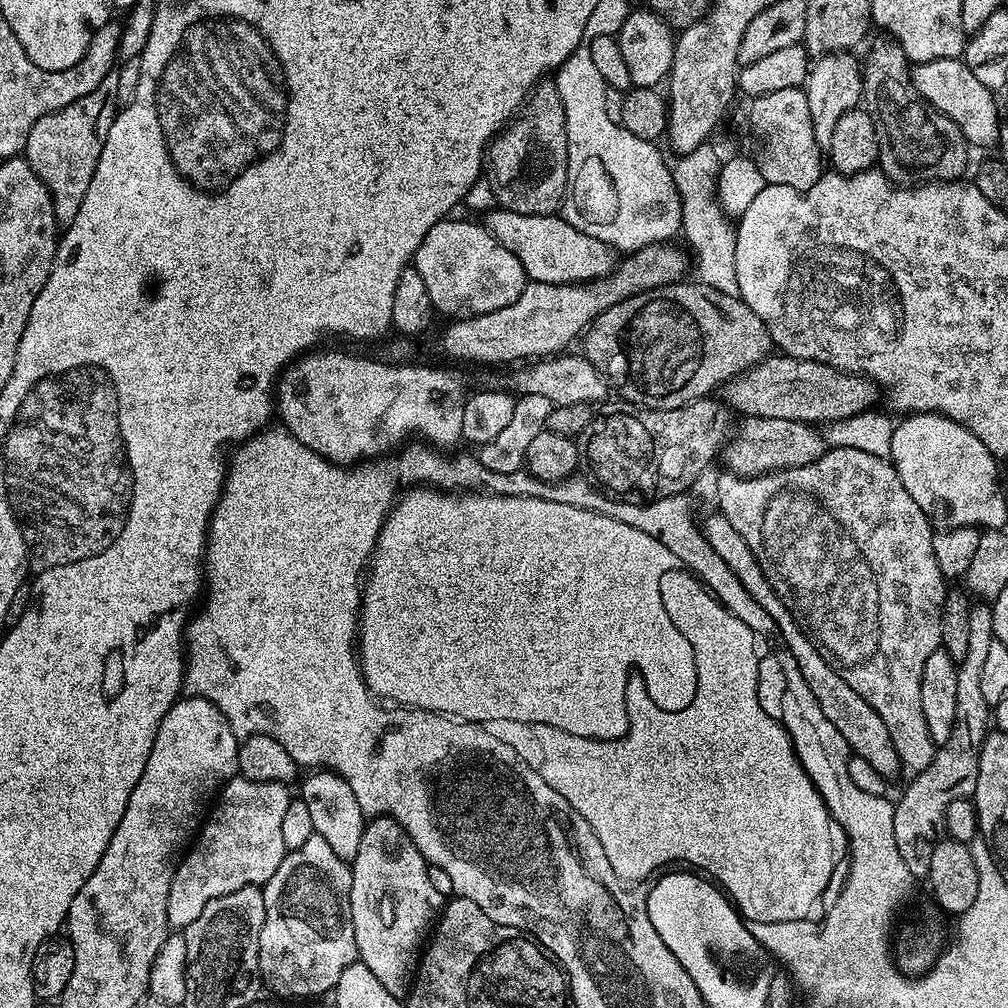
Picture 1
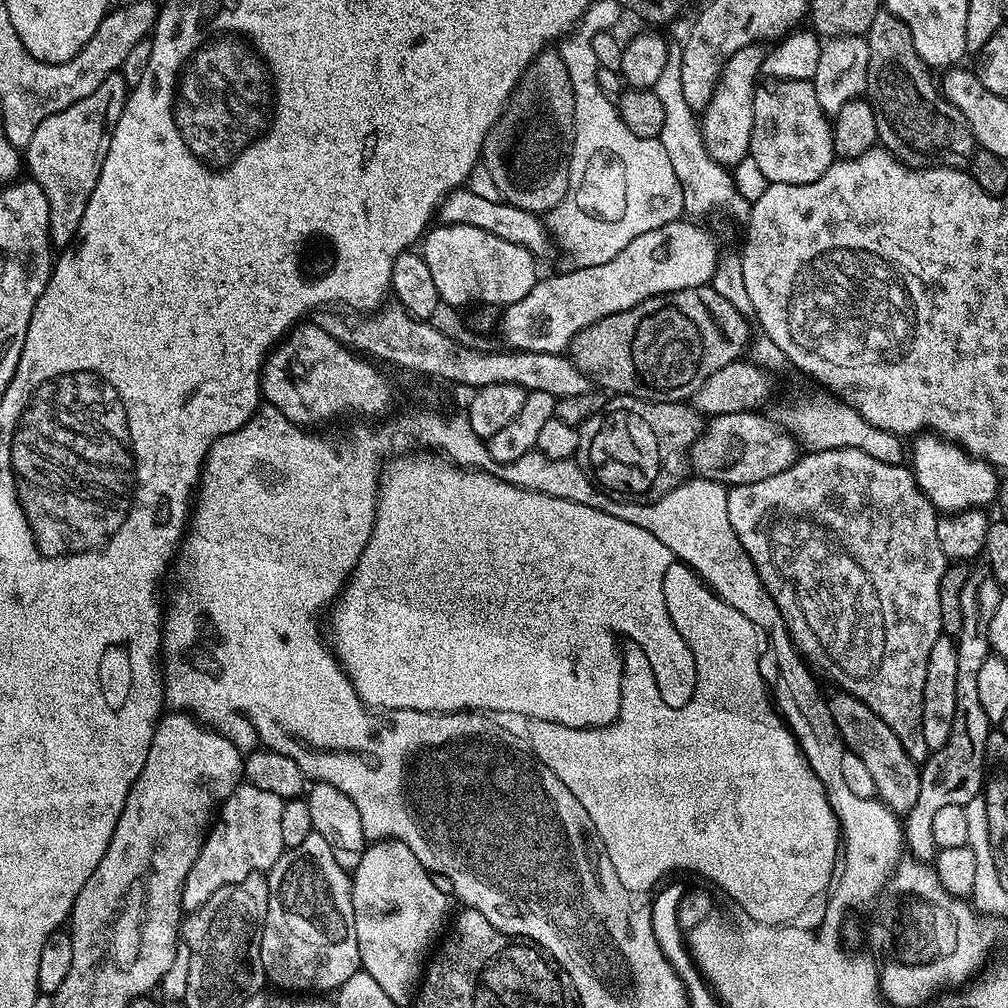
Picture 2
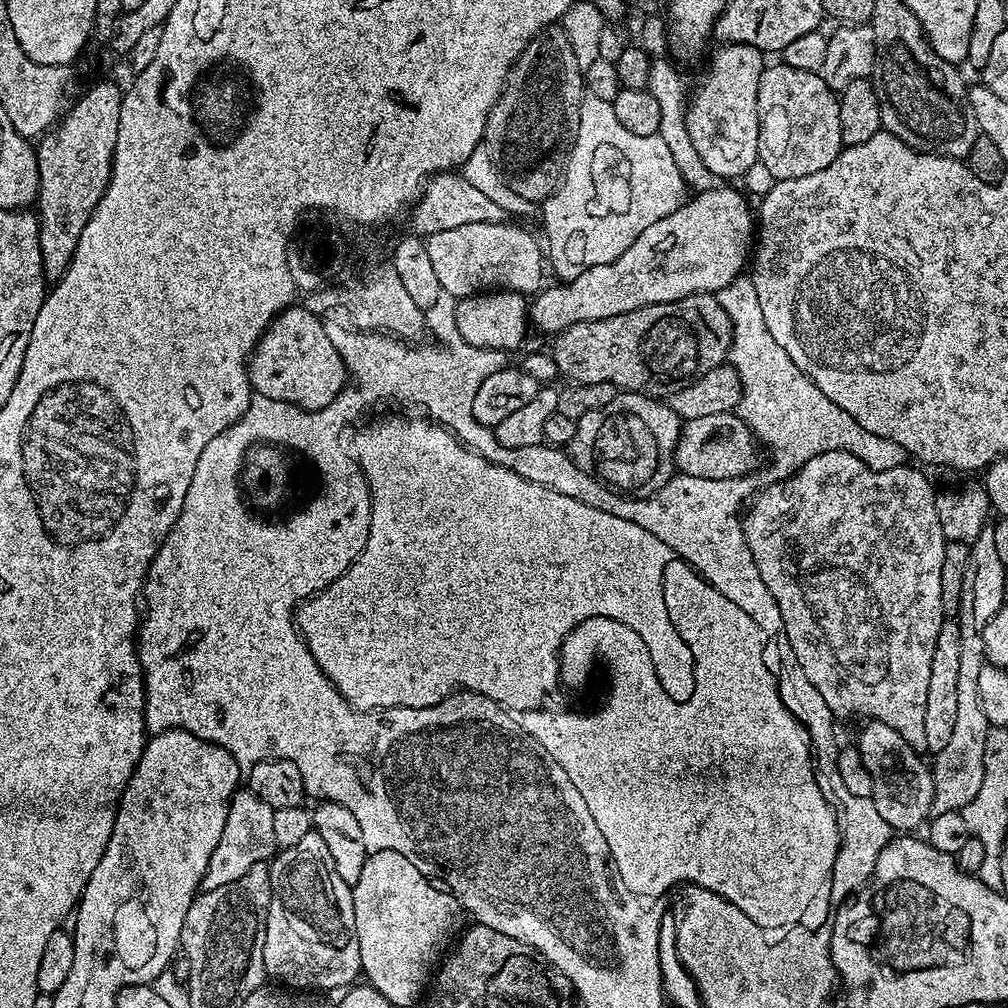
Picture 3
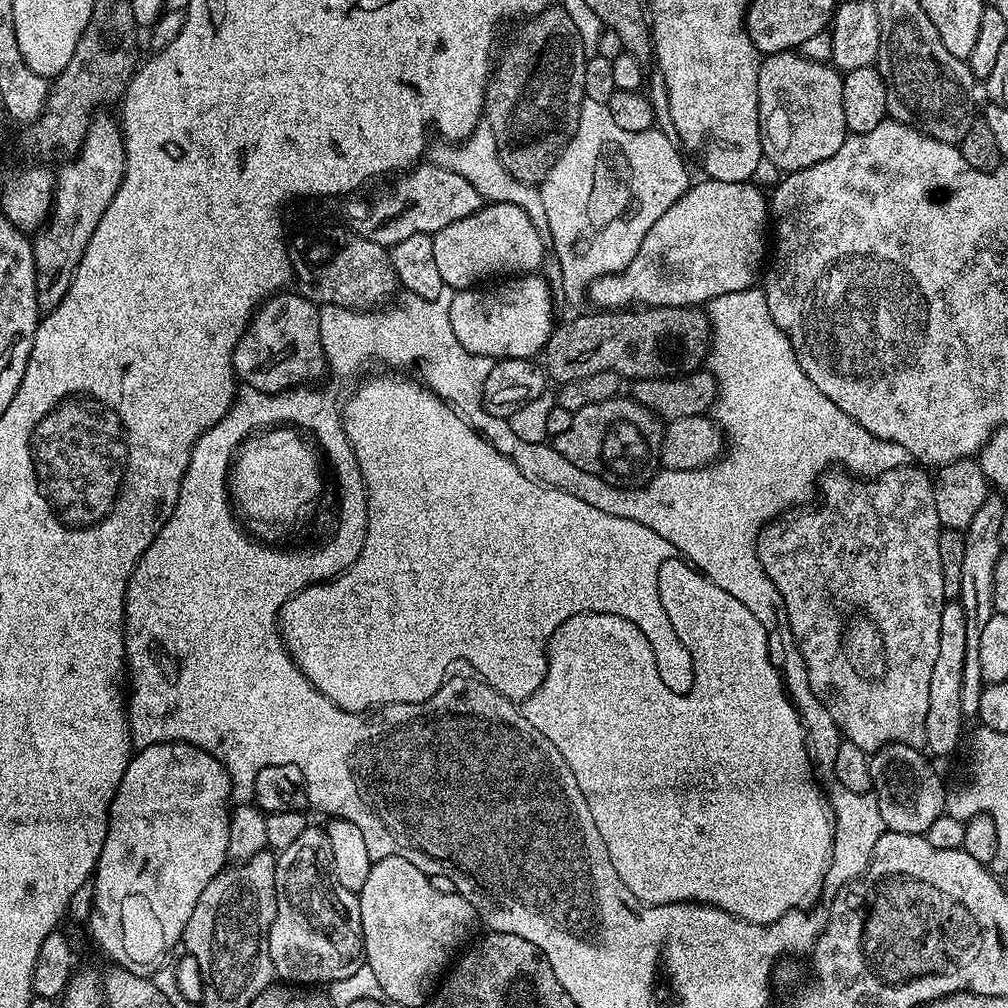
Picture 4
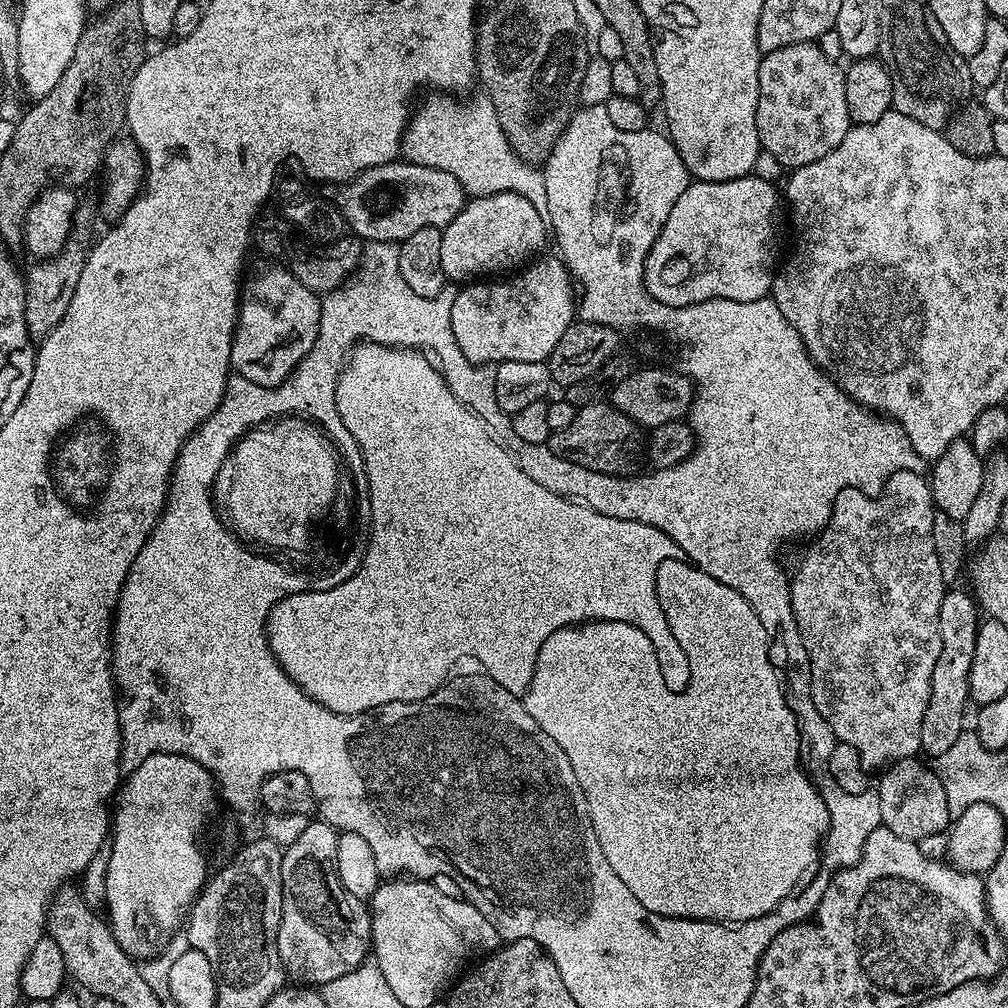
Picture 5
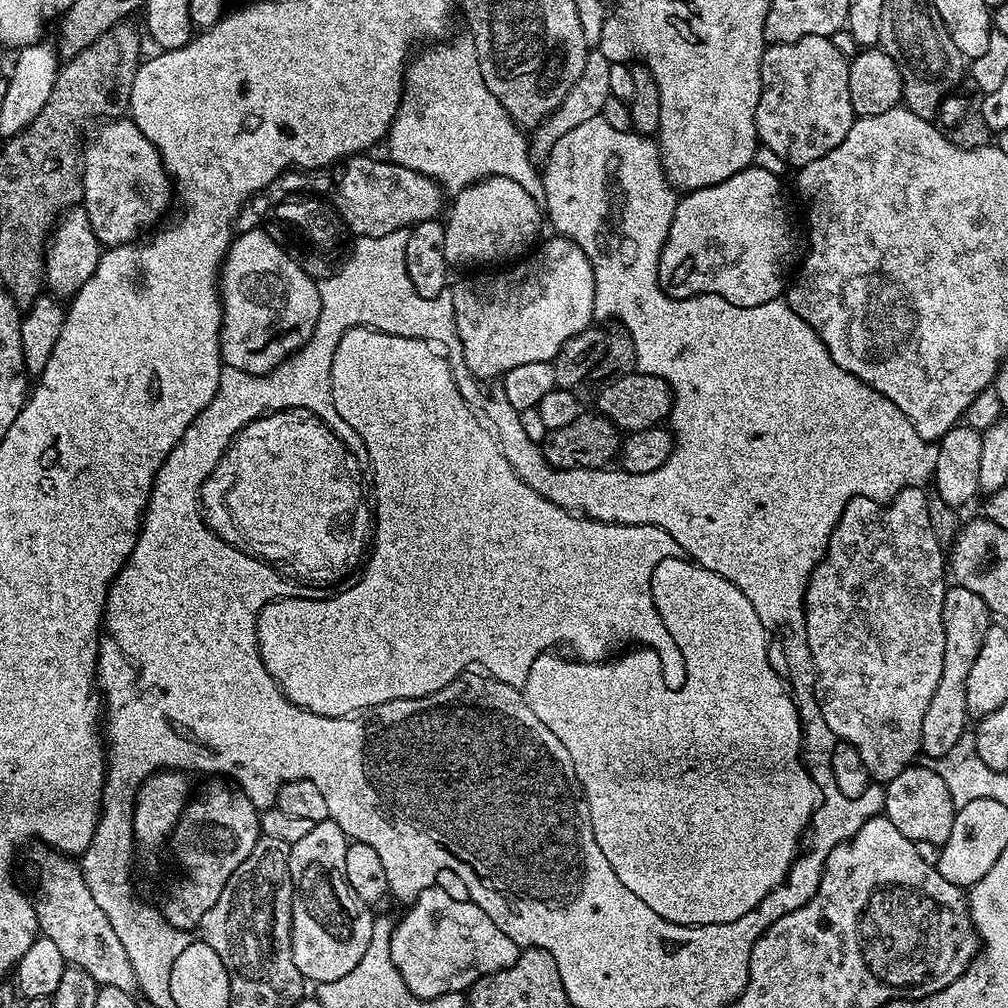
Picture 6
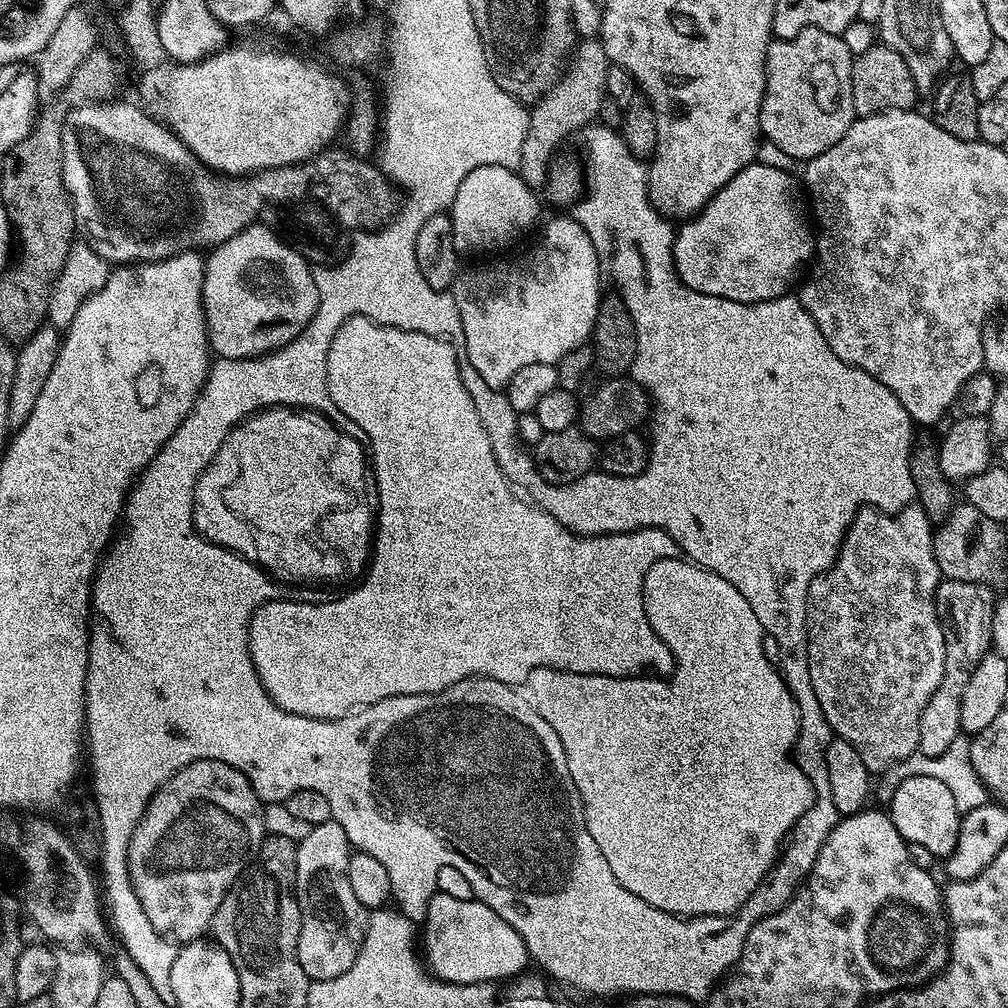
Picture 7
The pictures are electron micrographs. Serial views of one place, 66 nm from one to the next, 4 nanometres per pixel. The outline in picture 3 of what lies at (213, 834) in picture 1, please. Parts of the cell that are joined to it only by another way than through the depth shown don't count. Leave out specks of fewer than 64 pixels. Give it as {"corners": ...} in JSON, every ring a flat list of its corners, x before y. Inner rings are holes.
{"corners":[[247,790,237,791,229,803,229,814,226,816,225,830,222,838,210,854,210,862,205,876,201,880,200,892,218,890,218,886,226,886,234,882,234,878,242,878,246,870,255,864,263,864,275,857,278,849,274,842,274,814,276,809,270,807,262,798]]}

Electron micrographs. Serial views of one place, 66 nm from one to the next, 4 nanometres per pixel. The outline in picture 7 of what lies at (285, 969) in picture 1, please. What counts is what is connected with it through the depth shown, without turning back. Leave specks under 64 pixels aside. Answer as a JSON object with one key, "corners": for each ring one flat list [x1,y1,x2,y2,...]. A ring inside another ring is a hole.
{"corners":[[333,819,312,825,310,834,296,845,296,905,300,908,298,962,302,962,309,981,346,974,363,944,369,909,358,902,350,878,346,878,346,866,352,854,346,830]]}

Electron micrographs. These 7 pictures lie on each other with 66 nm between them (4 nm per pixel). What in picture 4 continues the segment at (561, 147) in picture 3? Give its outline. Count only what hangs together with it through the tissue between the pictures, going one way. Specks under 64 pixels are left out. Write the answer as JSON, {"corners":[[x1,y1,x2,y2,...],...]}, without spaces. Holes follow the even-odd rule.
{"corners":[[563,7,548,8,531,22,524,22,520,33,508,44,504,53,499,53,488,80,484,95,483,119,497,142,498,158,502,166,520,183,543,185,544,179,562,154,562,150,572,141,574,130,578,130,578,118,585,99,587,59,584,55,582,38,574,30,574,22,565,14]]}

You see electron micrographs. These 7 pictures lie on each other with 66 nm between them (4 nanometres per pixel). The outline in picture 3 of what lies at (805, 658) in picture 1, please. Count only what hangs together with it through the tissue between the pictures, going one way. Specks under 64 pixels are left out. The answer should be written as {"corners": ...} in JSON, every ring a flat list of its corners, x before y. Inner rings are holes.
{"corners":[[868,720,865,728,857,734,854,746,859,750,862,766,870,774,872,783,871,798,874,806,878,806,878,814,900,834,912,834,916,827,923,825,932,812,934,798,934,780,929,761,919,752,915,752,898,734,898,730,890,730,877,720]]}

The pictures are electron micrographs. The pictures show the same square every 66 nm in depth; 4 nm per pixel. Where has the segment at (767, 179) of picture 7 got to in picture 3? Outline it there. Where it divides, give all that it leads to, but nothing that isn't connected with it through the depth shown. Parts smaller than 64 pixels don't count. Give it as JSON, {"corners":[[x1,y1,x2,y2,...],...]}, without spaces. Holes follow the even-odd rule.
{"corners":[[725,186,697,191,693,200,685,199,678,210,642,230,630,250,618,254,614,262,590,266,578,278,553,283,553,288,535,293,530,300,531,327,555,334,578,322,614,318,614,314,626,314,642,306,722,290,745,271,754,244,754,212,748,209,749,197,740,192]]}

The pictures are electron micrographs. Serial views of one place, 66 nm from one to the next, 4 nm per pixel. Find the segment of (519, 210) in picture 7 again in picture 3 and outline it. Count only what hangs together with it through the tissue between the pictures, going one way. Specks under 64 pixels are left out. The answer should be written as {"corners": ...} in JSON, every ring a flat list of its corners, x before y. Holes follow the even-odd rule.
{"corners":[[470,222,470,226,458,226,454,230,442,230,442,234,427,237,426,243,430,250,430,263,438,277,444,292,451,296,475,296,489,290,535,294,541,291,540,279,546,272,546,256,542,244,535,240,516,222]]}

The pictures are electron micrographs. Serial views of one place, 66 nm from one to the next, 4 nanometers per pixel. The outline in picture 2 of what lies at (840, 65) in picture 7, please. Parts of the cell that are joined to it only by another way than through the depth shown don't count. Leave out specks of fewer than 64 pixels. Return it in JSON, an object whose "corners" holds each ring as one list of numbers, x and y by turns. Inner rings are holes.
{"corners":[[774,80,756,89,754,130,748,155,758,162,769,184,809,184,837,159,832,141,833,121,818,104,816,87,810,80]]}

